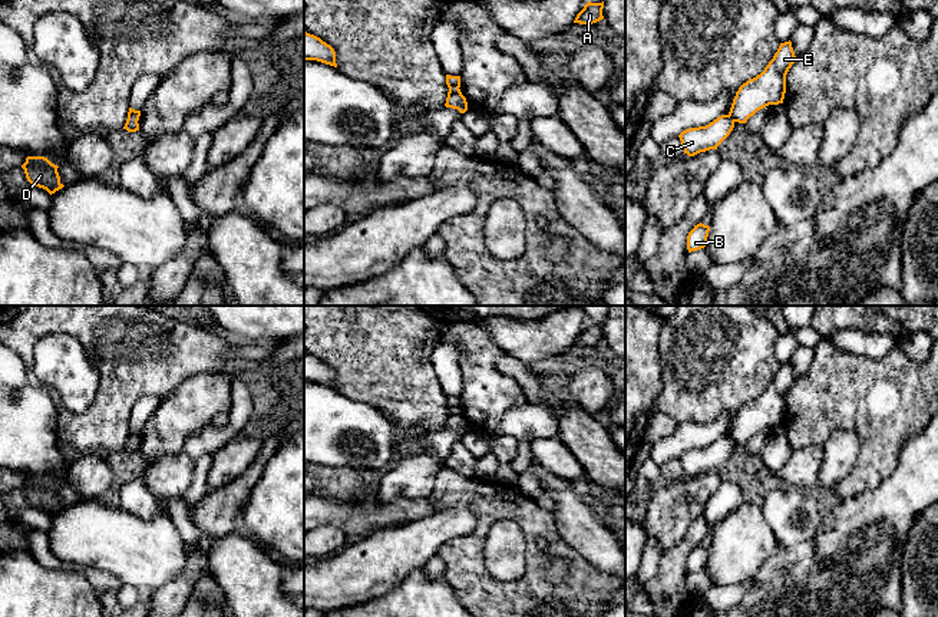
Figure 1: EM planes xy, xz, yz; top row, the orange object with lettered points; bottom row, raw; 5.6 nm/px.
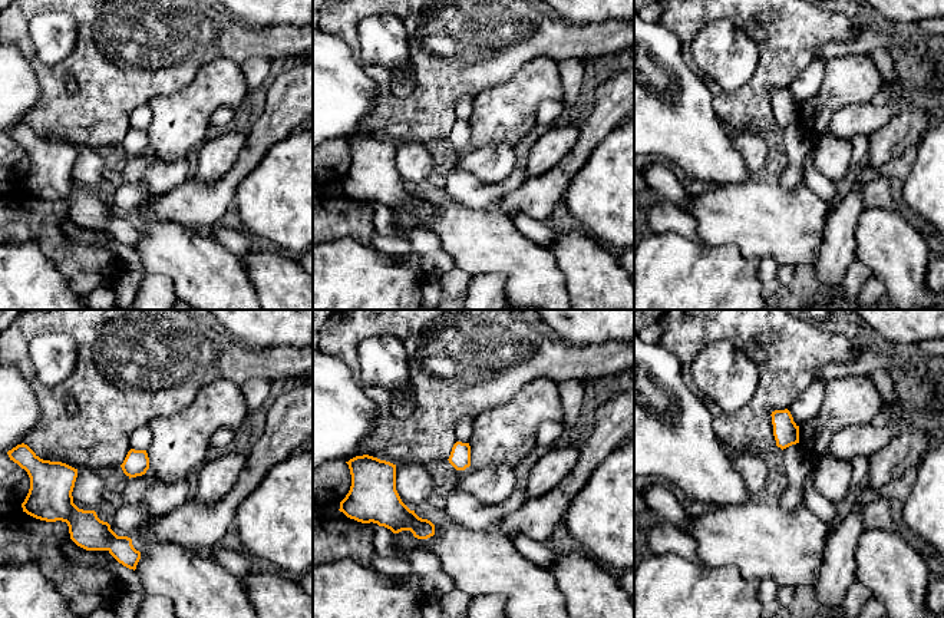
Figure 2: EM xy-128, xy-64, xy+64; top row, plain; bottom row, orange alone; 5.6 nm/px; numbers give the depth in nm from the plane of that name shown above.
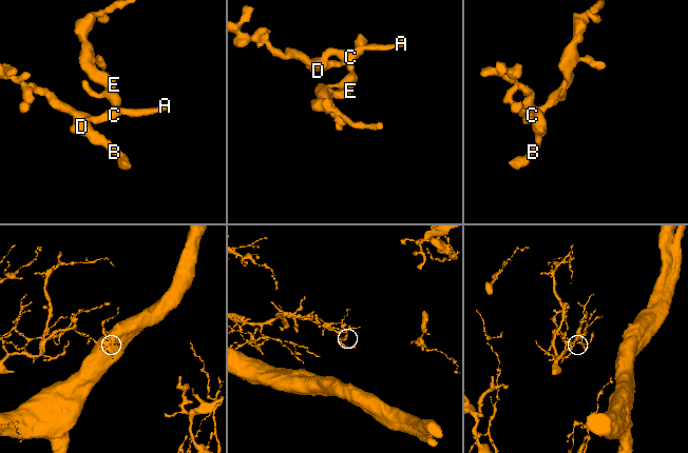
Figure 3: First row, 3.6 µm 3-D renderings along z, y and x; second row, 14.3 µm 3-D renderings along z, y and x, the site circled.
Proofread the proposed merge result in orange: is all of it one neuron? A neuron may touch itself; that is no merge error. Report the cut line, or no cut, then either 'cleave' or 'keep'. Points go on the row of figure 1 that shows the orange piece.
cut in xz along (458, 88), (449, 91); cleave

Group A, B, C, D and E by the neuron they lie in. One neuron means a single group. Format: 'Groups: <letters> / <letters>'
Groups: A B C D / E

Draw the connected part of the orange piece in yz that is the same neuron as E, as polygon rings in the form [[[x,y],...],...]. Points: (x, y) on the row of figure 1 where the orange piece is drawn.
[[[792,42],[780,43],[773,59],[764,70],[743,83],[733,99],[729,116],[733,122],[746,123],[757,110],[783,103],[786,93],[786,75],[796,56]]]

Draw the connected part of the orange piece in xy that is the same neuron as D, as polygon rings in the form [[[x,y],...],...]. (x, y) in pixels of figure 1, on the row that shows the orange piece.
[[[27,156],[22,168],[32,185],[46,189],[50,195],[65,187],[60,182],[59,166],[44,156]]]

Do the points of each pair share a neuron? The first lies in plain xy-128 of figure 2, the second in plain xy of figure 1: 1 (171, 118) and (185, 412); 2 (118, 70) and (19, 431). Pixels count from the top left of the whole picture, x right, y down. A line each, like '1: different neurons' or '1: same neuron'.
1: same neuron
2: different neurons

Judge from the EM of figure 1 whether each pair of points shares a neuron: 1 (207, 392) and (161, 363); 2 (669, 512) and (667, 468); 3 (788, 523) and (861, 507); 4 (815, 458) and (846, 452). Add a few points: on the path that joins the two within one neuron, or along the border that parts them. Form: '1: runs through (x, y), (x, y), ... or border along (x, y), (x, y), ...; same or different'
1: border along (218, 372), (195, 373), (182, 380), (164, 399); different
2: border along (680, 478), (671, 482), (661, 482); different
3: border along (823, 517), (811, 538); different
4: border along (822, 446), (822, 467), (815, 487); different

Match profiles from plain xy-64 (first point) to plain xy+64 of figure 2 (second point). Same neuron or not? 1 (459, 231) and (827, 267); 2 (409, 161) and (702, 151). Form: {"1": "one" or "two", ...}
{"1": "two", "2": "two"}

